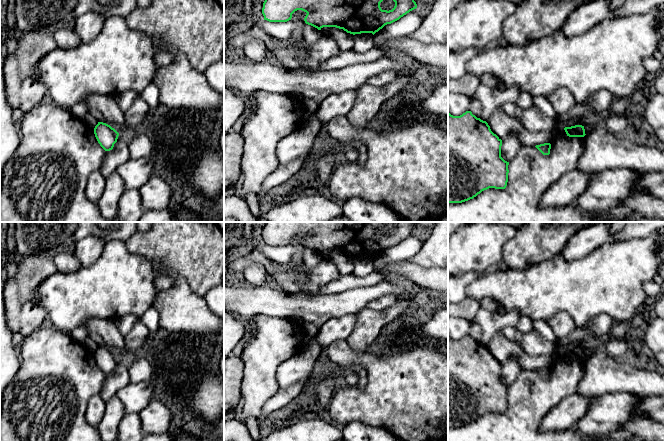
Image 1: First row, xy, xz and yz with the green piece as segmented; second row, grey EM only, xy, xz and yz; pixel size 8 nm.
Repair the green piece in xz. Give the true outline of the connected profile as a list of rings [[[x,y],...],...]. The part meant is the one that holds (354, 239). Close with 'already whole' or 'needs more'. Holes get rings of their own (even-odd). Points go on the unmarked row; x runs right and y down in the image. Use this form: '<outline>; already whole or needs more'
[[[266,222],[262,238],[269,246],[287,246],[297,234],[306,236],[304,245],[318,254],[323,251],[336,251],[350,258],[372,257],[391,248],[417,232],[413,222],[390,222],[395,226],[392,234],[382,234],[380,227],[386,222]]]; already whole

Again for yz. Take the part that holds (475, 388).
[[[471,335],[460,340],[448,336],[448,427],[468,425],[489,412],[506,412],[509,386],[501,381],[501,370],[502,364],[491,355],[488,347],[477,342]]]; already whole

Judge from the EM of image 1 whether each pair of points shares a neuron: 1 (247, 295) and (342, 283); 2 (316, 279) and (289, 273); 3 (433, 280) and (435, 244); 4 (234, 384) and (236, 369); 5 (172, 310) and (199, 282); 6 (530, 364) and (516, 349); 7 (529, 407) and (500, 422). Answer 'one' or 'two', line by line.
1: two
2: one
3: two
4: one
5: two
6: one
7: one

